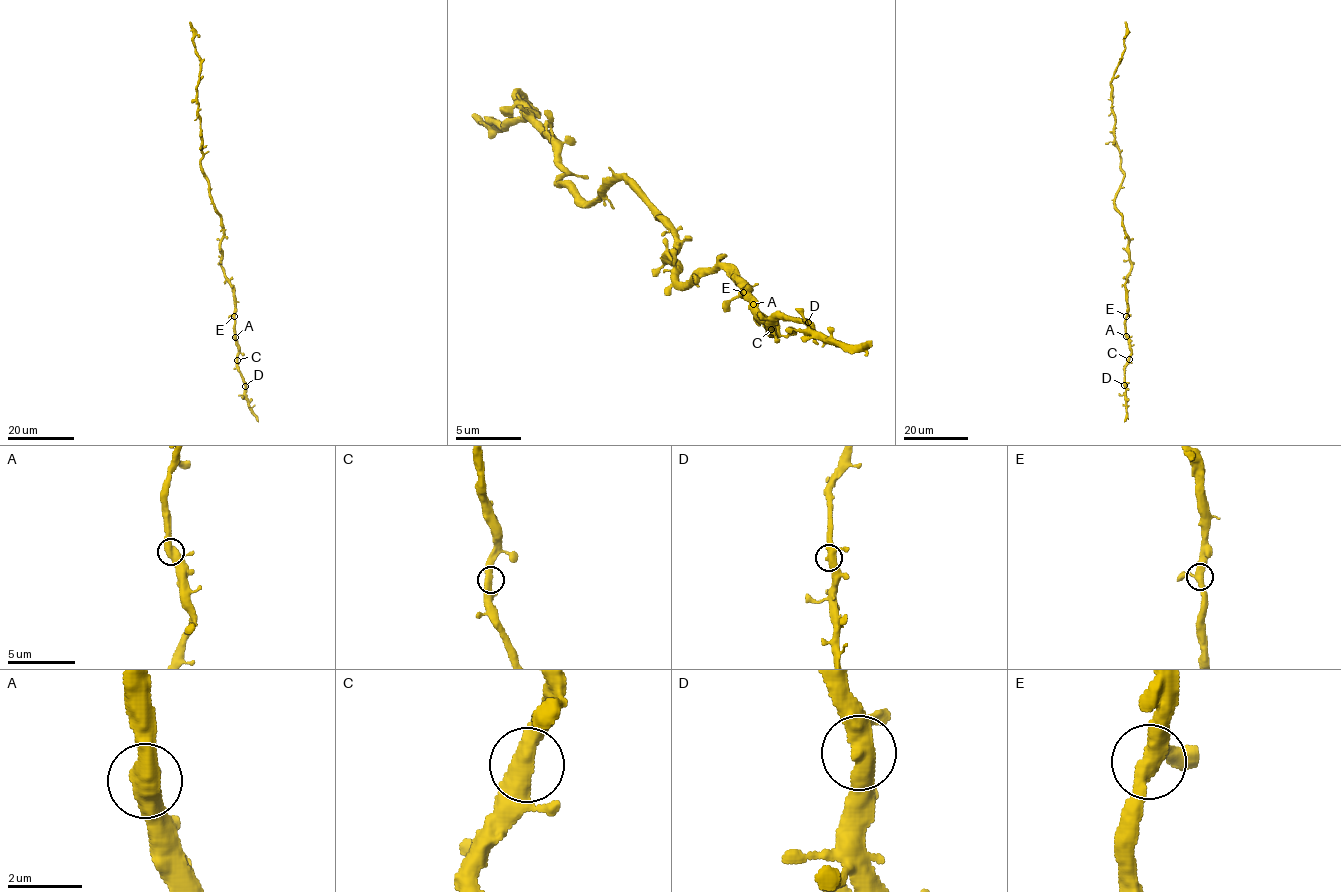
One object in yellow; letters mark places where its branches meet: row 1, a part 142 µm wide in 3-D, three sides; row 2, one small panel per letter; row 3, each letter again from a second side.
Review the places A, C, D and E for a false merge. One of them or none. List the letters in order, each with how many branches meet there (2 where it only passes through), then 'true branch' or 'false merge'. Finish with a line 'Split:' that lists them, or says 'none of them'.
A: 3 branches meet; true branch
C: 3 branches meet; true branch
D: 3 branches meet; true branch
E: 3 branches meet; true branch
Split: none of them

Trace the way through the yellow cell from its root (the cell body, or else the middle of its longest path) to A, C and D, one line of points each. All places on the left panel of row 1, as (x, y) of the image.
A: (221, 220), (221, 267), (232, 291), (235, 337)
C: (221, 220), (221, 267), (232, 291), (237, 360)
D: (221, 220), (221, 267), (232, 291), (237, 367), (245, 386)

